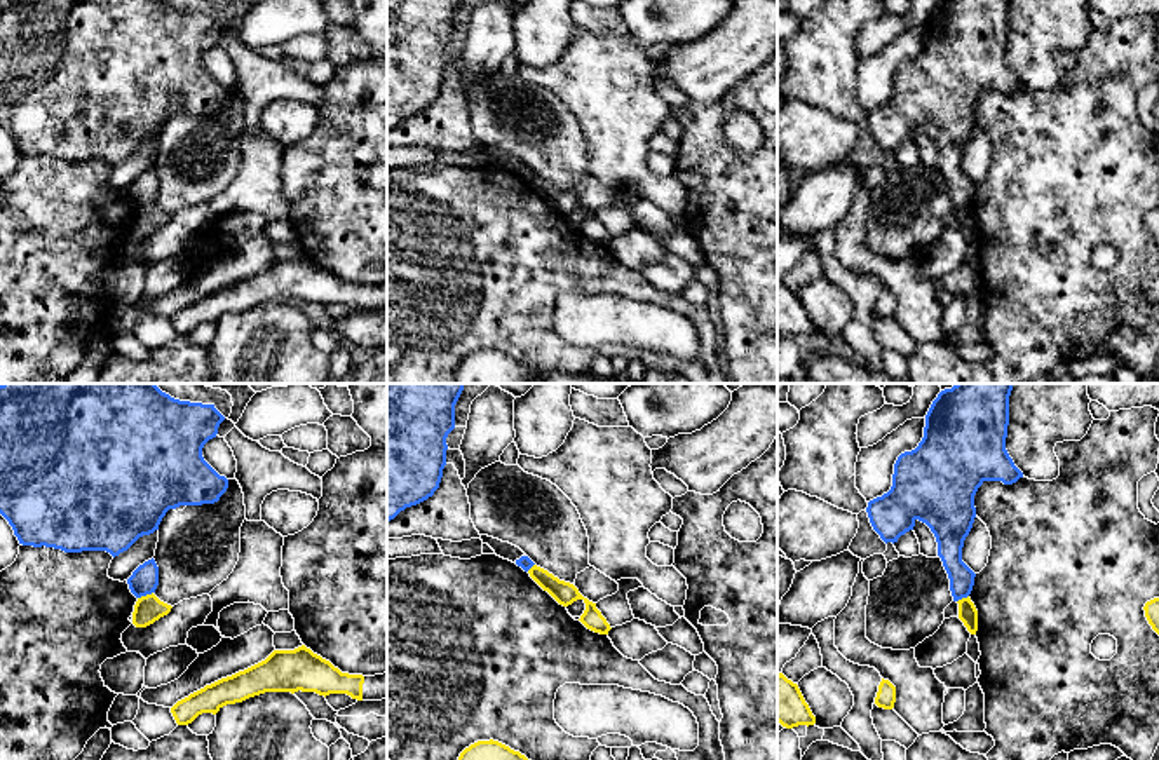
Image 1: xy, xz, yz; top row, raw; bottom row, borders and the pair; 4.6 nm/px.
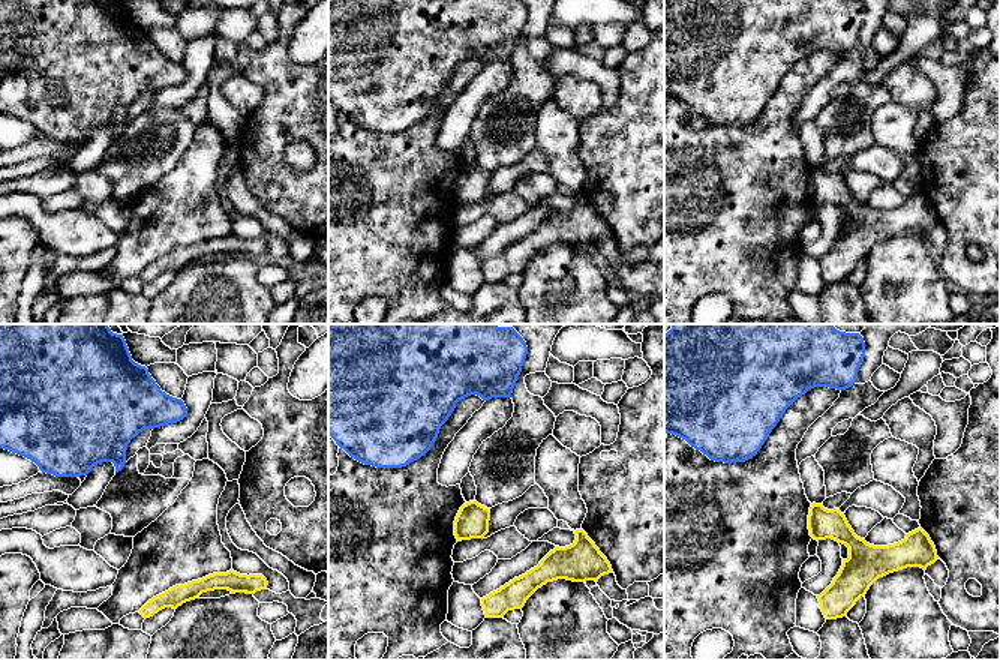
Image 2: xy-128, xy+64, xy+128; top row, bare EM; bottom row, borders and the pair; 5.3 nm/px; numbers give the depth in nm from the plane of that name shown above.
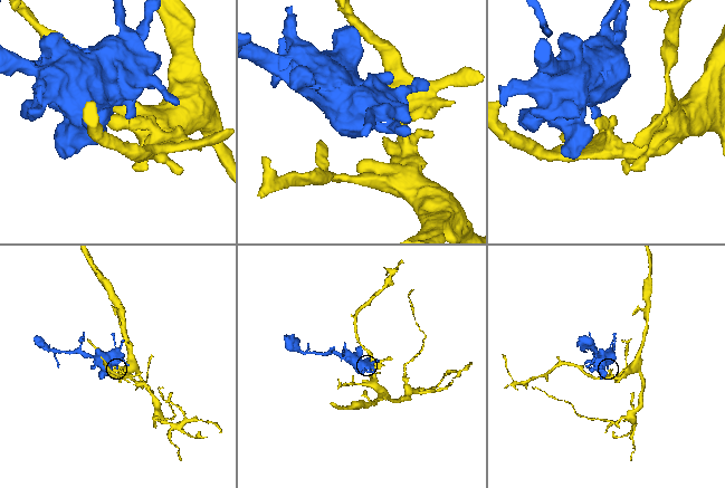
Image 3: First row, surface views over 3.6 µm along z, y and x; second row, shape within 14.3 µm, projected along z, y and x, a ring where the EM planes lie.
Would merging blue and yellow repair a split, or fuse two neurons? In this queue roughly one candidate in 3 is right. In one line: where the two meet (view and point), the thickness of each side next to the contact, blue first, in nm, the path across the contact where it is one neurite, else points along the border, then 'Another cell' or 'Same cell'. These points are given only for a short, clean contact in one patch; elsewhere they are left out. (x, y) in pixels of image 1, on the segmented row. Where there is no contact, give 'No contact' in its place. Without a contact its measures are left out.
Touches blue at xy (145, 595). Thickness 130 nm (blue) against 130 nm. Boundary: xy (152, 591), (138, 598). Another cell

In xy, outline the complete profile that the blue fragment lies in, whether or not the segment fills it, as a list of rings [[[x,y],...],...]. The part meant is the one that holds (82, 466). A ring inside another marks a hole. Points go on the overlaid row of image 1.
[[[2,383],[0,385],[0,514],[9,521],[19,544],[54,547],[64,553],[106,551],[113,558],[127,551],[139,537],[159,530],[169,509],[180,506],[214,504],[228,488],[202,457],[204,444],[216,438],[225,417],[214,404],[190,403],[171,397],[155,383]]]

